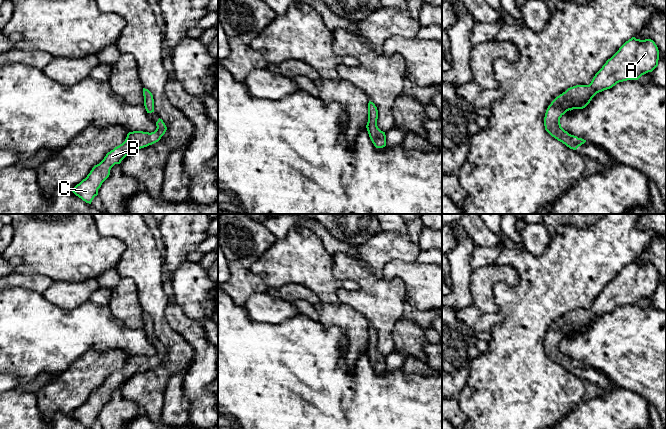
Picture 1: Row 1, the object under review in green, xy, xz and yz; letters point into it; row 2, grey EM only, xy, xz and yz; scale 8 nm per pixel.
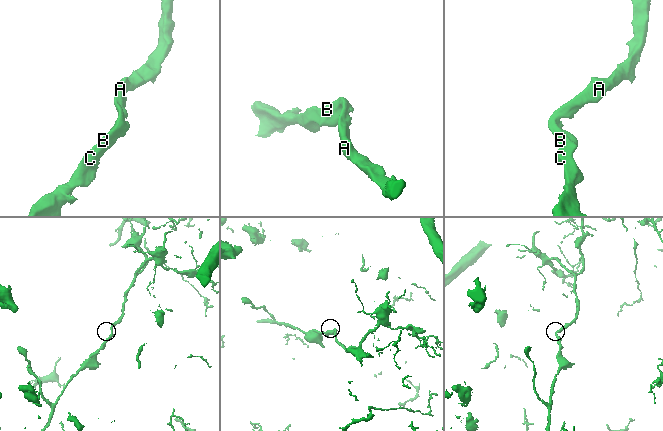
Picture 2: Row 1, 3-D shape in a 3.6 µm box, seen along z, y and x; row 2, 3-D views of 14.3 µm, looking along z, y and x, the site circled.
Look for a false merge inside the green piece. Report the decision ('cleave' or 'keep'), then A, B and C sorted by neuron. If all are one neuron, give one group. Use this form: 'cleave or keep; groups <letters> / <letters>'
cleave; groups A / B C

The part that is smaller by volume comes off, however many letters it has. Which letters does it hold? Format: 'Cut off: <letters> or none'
Cut off: B, C

